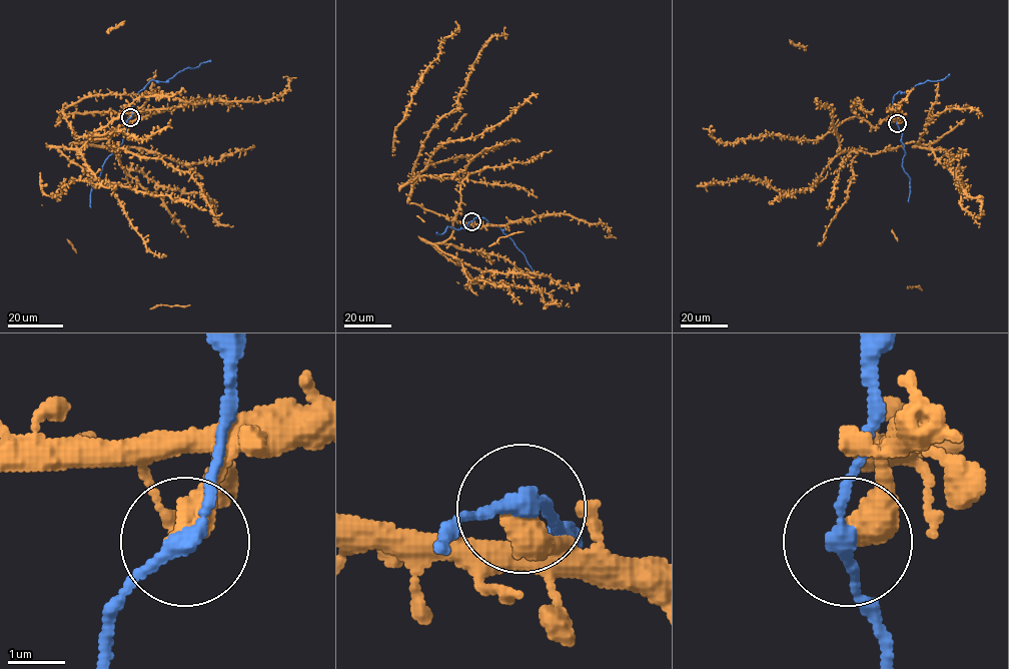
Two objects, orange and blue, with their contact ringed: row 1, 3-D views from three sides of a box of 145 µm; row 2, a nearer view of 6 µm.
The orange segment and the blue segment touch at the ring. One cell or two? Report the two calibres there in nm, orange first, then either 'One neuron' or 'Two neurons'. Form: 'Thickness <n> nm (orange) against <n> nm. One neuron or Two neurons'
Thickness 550 nm (orange) against 260 nm. One neuron

